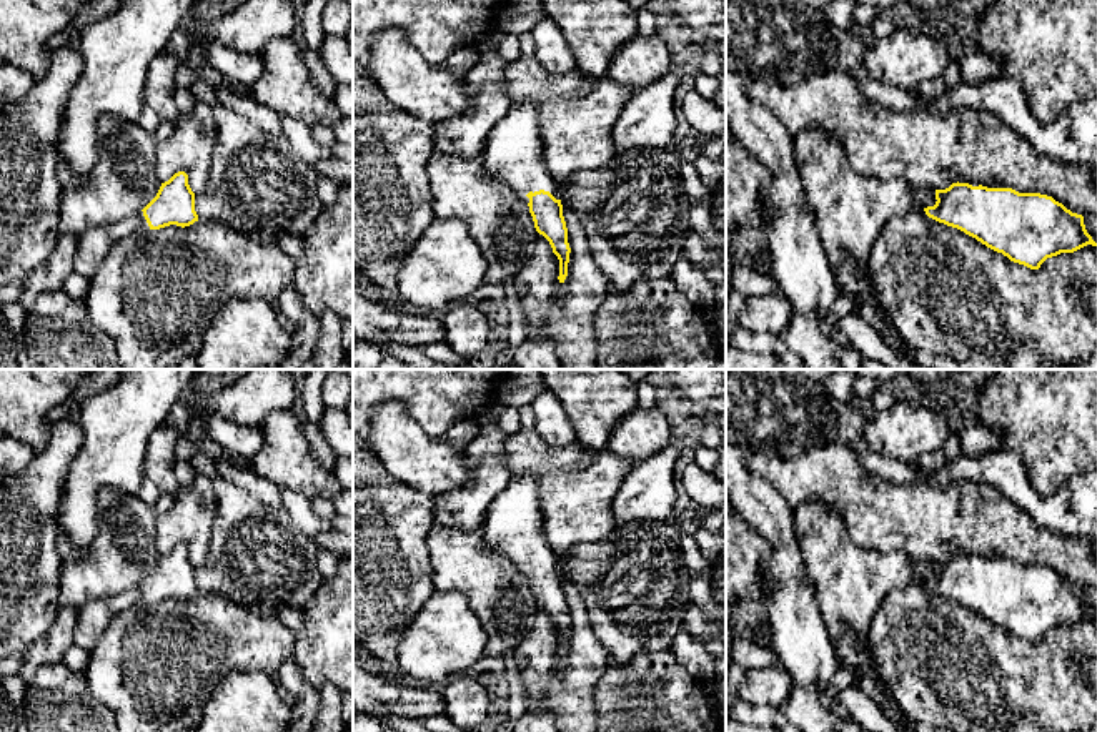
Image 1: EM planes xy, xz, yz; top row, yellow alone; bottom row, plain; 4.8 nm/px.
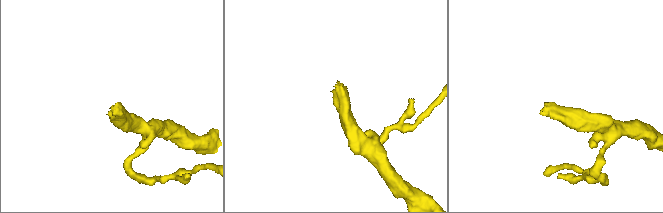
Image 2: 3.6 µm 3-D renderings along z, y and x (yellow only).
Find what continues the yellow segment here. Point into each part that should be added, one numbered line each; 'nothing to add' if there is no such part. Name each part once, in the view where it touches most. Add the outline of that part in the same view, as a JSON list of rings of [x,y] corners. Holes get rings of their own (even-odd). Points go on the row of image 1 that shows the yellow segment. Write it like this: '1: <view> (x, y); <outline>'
1: xz (513, 153); [[[511,103],[506,115],[491,128],[481,153],[484,171],[508,185],[523,203],[529,191],[549,191],[559,198],[559,185],[549,176],[534,103]]]

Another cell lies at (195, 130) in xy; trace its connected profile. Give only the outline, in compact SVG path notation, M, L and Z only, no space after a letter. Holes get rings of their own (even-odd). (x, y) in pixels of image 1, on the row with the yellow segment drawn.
M196 101L191 113L180 115L175 131L156 145L156 176L161 183L185 171L196 195L203 193L211 170L211 150L216 143L216 125L208 105Z

